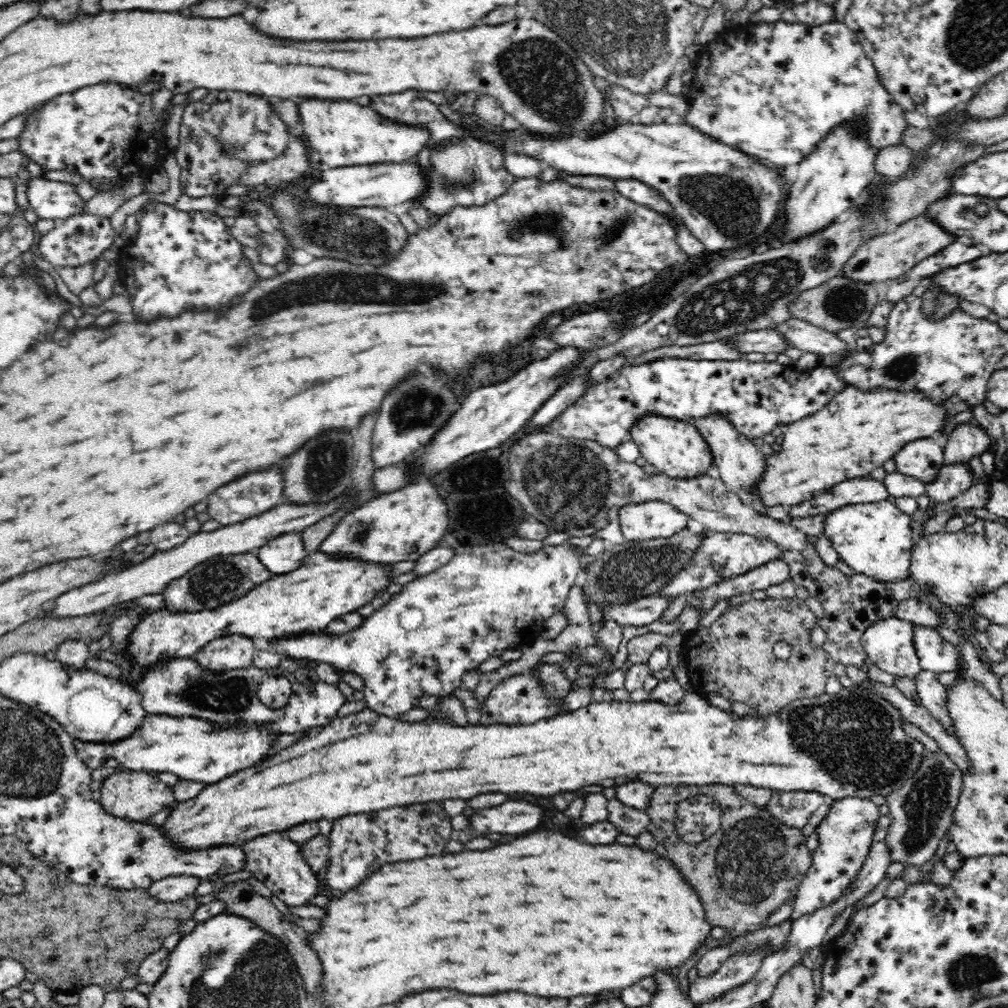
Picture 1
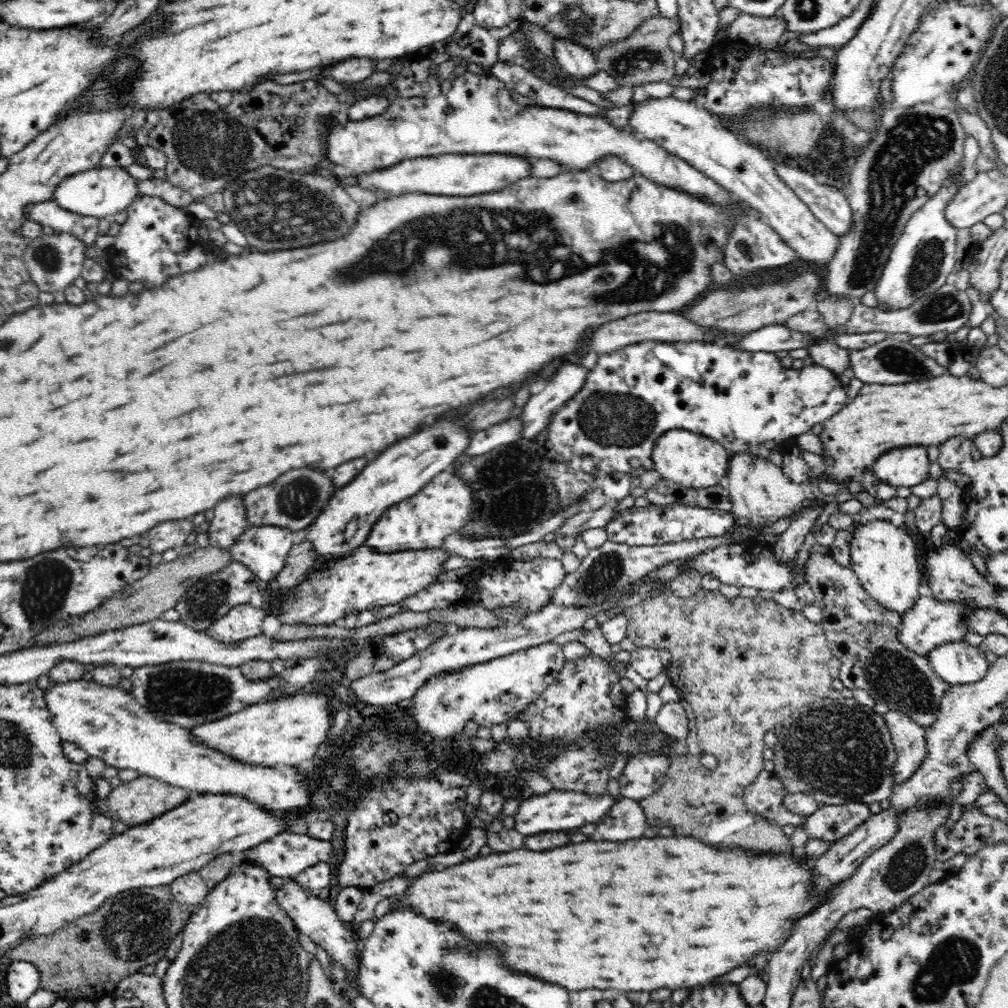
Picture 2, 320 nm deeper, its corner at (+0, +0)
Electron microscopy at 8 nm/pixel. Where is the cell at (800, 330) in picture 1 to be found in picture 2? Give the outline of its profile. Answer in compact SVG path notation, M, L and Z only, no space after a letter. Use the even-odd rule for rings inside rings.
M889 336L868 348L850 351L850 353L850 364L852 371L854 371L854 377L864 384L898 386L910 382L930 380L948 372L933 358L926 356L919 346L892 339Z

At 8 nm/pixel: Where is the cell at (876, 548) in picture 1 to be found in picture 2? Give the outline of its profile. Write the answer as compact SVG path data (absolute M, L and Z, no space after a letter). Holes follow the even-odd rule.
M874 520L858 526L854 530L854 536L850 542L851 548L851 564L850 567L860 579L864 590L877 602L880 603L888 611L898 614L906 614L920 598L918 588L922 584L922 572L918 568L916 561L916 544L914 540L906 533L905 527L898 527L886 520Z

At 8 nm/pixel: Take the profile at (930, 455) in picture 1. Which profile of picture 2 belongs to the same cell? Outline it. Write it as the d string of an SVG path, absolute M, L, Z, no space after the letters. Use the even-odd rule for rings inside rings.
M899 447L874 460L871 469L879 480L890 486L916 486L929 478L926 447Z

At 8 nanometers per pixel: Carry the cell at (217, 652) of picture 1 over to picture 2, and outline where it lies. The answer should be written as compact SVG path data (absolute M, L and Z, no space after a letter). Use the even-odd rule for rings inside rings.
M250 603L240 604L230 608L204 631L218 642L237 643L263 633L262 621L265 622L267 612Z

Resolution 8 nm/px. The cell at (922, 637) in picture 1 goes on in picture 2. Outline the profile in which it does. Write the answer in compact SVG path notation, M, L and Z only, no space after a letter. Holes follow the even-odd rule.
M966 641L941 645L927 656L933 671L946 683L972 684L986 676L990 663L978 647Z

